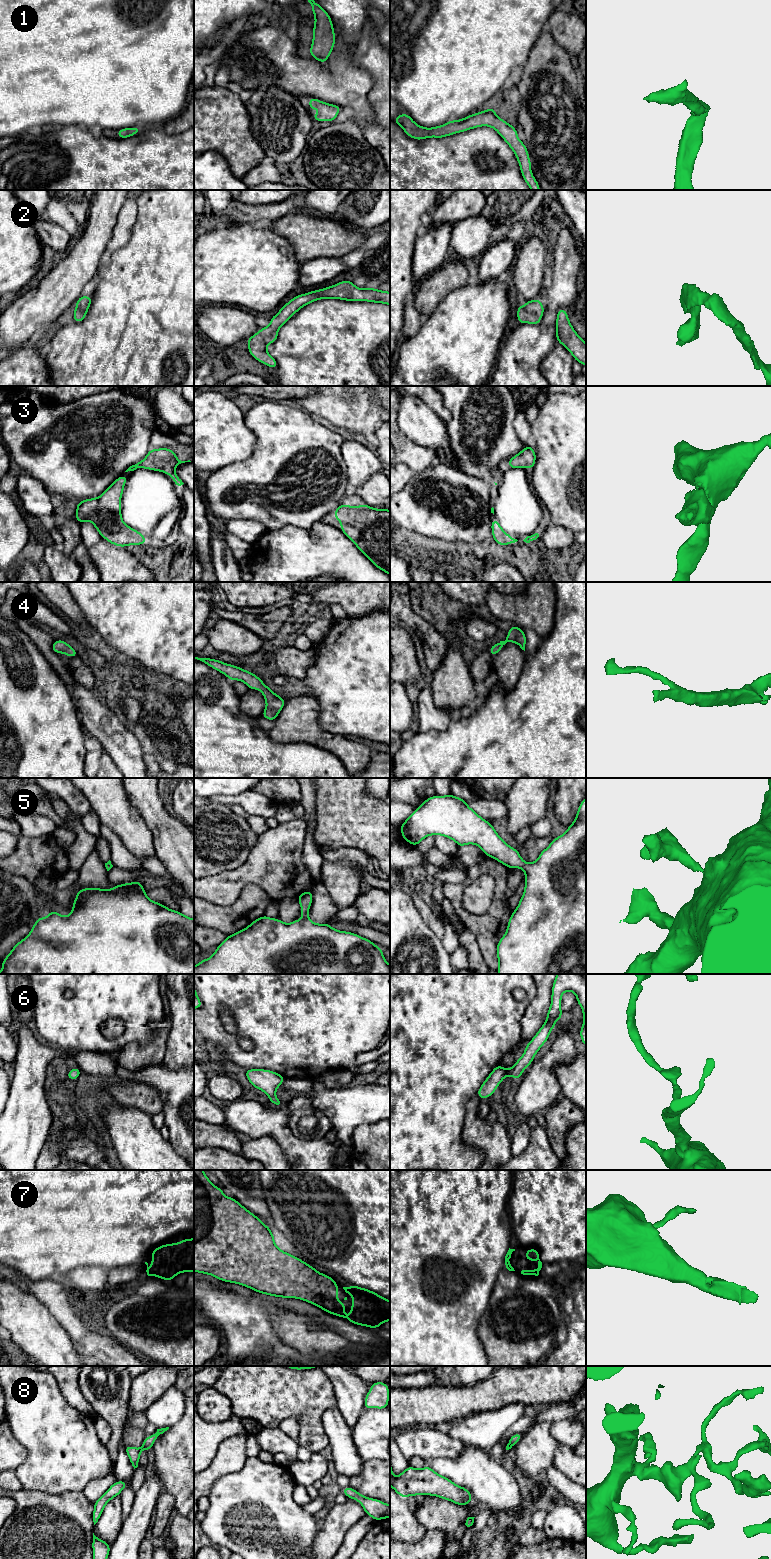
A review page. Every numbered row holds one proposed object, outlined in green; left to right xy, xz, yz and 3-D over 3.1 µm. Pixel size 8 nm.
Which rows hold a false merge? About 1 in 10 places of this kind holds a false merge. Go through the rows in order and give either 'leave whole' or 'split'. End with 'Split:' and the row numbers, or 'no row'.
1: leave whole
2: leave whole
3: leave whole
4: leave whole
5: leave whole
6: leave whole
7: leave whole
8: leave whole
Split: no row

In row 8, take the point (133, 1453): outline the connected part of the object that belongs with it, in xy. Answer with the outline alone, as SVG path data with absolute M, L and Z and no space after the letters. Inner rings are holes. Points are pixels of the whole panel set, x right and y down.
M169 1427L157 1429L152 1436L145 1437L141 1448L134 1448L132 1446L125 1445L125 1451L134 1469L138 1467L141 1451L152 1449L155 1440L168 1429Z

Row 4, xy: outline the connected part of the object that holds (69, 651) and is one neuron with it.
M64 640L54 641L54 643L52 644L52 650L56 654L60 654L61 652L63 652L68 657L78 656L77 651L72 646L68 645Z

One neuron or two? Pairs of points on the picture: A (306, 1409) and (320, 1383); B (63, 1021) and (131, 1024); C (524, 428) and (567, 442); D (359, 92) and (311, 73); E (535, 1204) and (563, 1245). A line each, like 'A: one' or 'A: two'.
A: one
B: one
C: two
D: one
E: one

